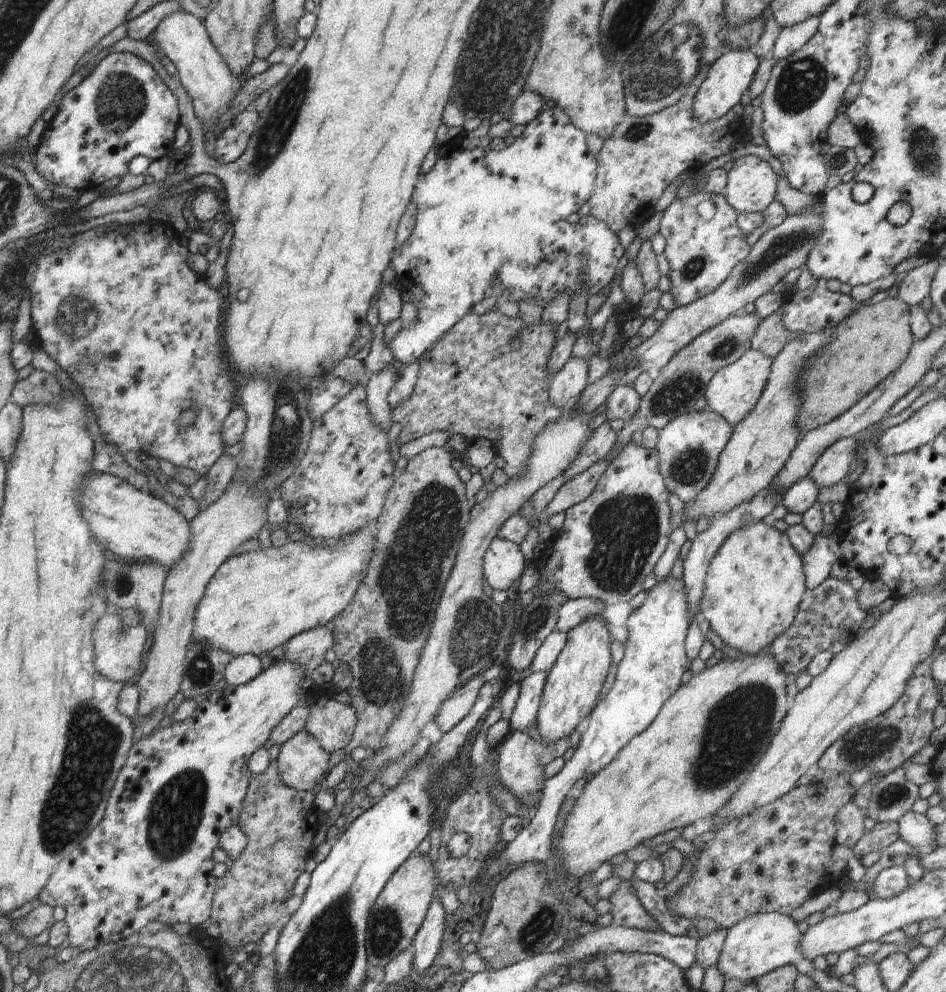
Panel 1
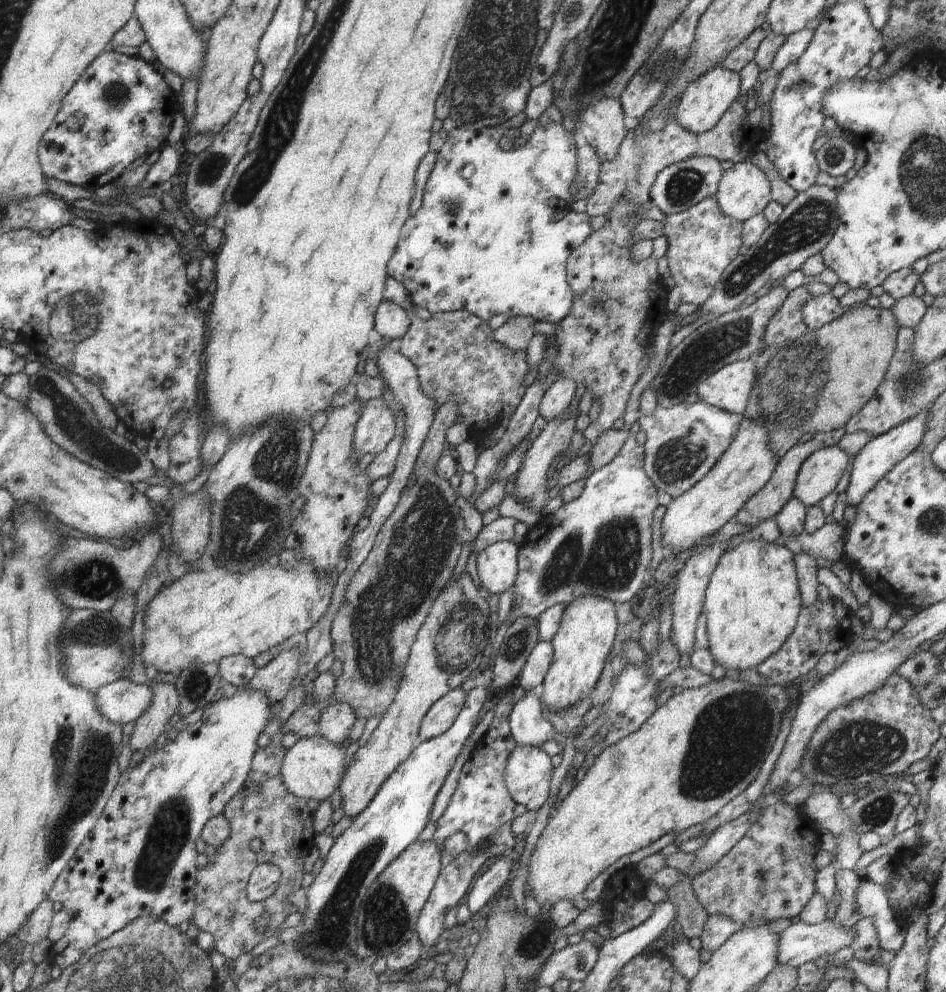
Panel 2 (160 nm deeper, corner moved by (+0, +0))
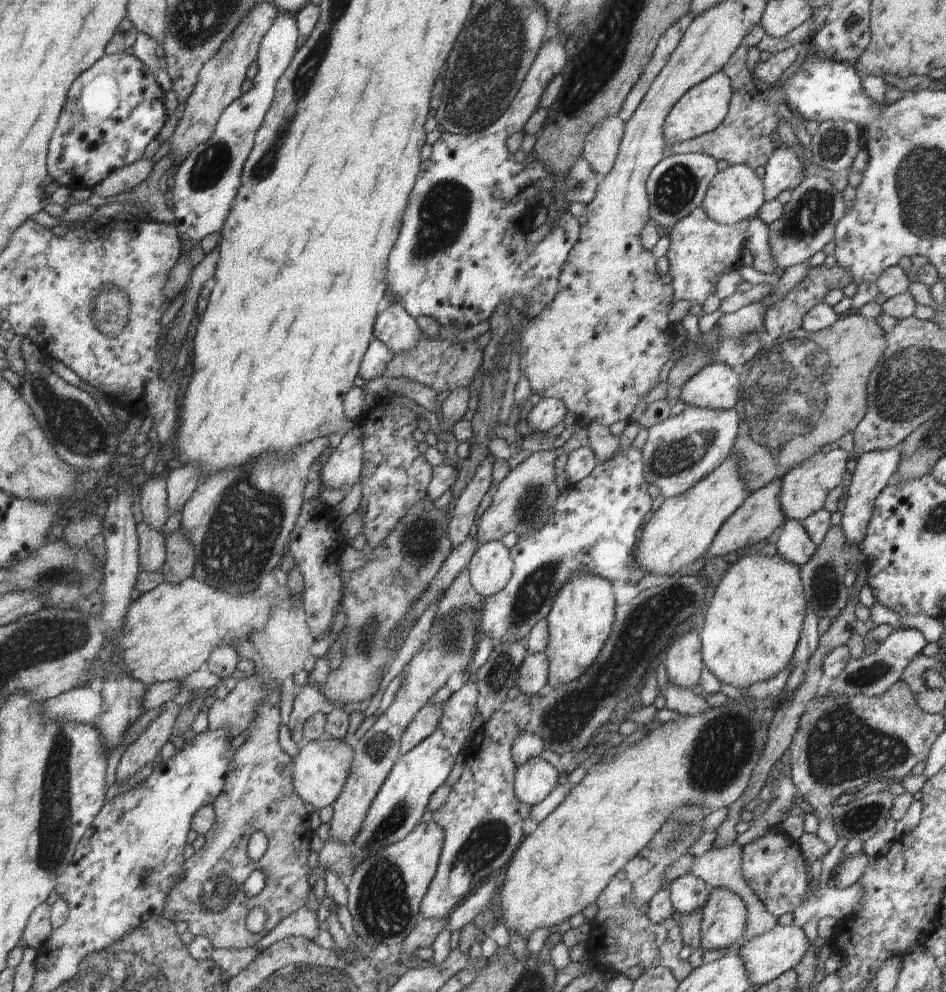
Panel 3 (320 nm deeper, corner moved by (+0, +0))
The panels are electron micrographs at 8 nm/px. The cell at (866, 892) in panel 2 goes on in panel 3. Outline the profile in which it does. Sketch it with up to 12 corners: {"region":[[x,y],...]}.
{"region":[[814,885],[810,898],[794,910],[791,925],[856,912],[864,890]]}

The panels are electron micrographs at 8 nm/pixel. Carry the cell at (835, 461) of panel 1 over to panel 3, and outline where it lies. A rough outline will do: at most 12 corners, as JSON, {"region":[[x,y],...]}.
{"region":[[835,445],[783,477],[784,517],[825,508],[851,455]]}

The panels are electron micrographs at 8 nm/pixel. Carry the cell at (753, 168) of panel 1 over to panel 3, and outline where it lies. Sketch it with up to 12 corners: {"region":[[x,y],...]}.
{"region":[[729,165],[701,206],[718,224],[757,215],[766,202],[761,171]]}

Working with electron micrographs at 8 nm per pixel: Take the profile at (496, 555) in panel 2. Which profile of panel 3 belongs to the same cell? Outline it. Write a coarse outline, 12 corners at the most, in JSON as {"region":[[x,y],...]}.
{"region":[[478,547],[468,567],[475,593],[486,598],[512,578],[510,549]]}

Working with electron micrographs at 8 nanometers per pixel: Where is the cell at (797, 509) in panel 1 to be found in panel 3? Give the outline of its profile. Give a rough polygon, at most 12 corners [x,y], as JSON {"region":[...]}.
{"region":[[785,518],[777,554],[803,568],[817,552],[800,520]]}

